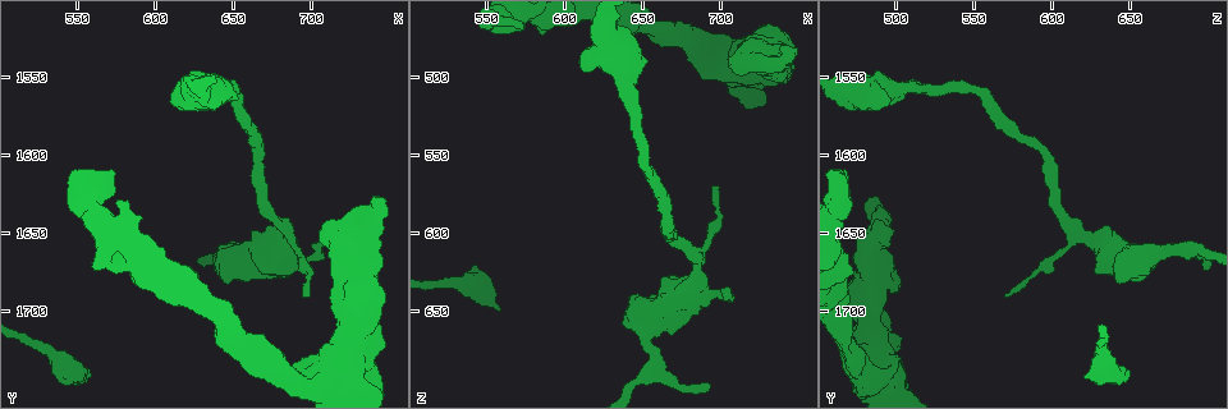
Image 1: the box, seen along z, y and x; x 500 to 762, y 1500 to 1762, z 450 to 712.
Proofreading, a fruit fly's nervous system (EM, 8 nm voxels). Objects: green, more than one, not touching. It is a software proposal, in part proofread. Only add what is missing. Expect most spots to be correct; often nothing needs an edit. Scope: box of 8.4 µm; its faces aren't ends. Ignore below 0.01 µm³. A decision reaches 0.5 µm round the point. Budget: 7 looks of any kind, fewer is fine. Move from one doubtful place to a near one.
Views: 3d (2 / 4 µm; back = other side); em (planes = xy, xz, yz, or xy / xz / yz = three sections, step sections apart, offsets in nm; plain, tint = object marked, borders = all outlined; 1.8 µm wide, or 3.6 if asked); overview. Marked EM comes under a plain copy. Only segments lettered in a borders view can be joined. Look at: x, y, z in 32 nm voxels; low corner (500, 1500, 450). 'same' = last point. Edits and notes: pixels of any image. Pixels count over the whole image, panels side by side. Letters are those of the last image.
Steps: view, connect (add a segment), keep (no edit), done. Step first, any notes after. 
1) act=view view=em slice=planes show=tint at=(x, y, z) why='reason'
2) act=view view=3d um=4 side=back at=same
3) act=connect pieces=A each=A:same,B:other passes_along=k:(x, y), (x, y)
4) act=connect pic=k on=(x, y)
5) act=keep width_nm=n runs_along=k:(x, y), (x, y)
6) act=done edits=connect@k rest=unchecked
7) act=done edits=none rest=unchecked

act=view view=em um=3.6 slice=planes show=borders at=(638, 1556, 504) why='thick turns thin'

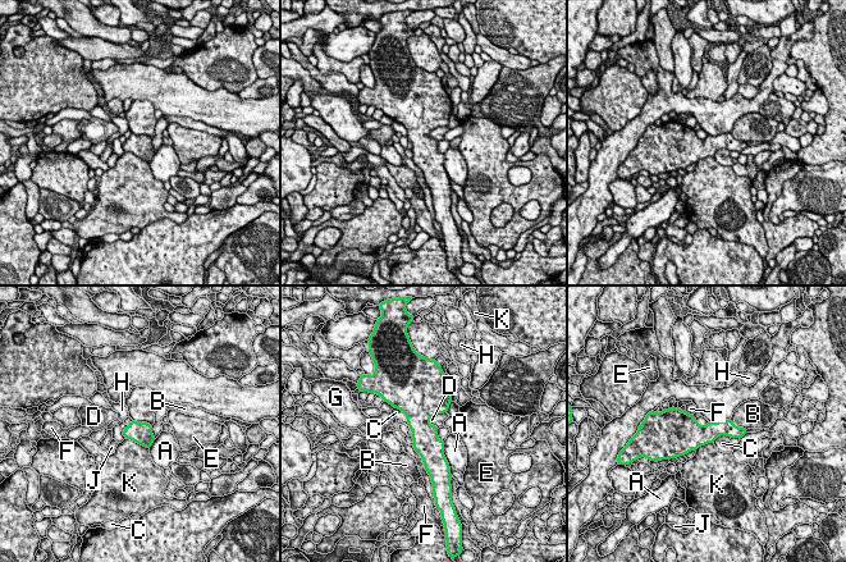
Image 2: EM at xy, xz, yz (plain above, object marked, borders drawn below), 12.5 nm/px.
act=keep each=A:other,B:other,C:other,D:other,E:other,F:other,G:other,H:other,J:other,K:other border=2:(446, 411), (435, 414), (428, 421) found='no lettered segment goes on from it'

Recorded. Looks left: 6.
act=view view=em um=3.6 slice=planes show=borders at=(726, 1708, 482) why='a fork'

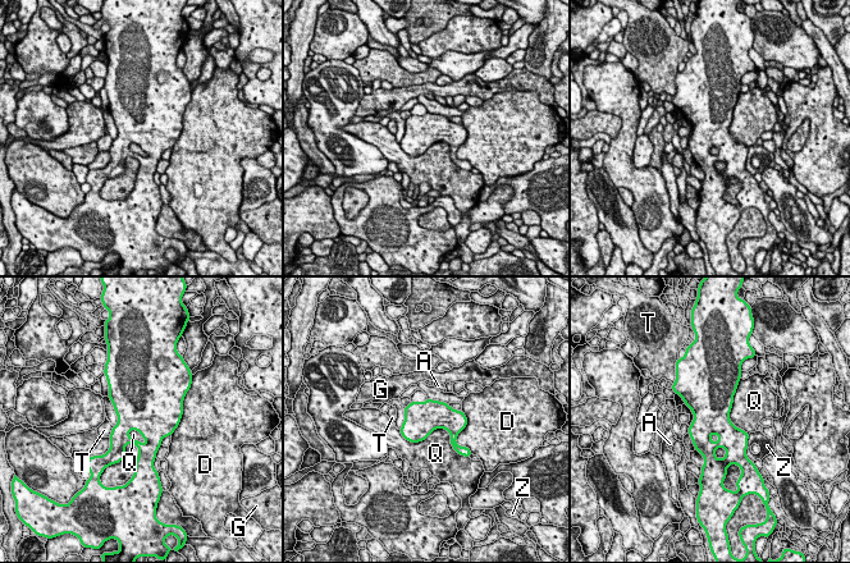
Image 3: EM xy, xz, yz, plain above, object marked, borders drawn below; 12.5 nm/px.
act=keep longest_contact=Q:800nm each=A:other,D:other,G:other,Q:other,T:other,Z:other border=3:(398, 430), (444, 429), (457, 452) found='none of them fits'

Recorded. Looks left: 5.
act=view view=em slice=xz step=4 show=tint at=(556, 1740, 650) why='free end'

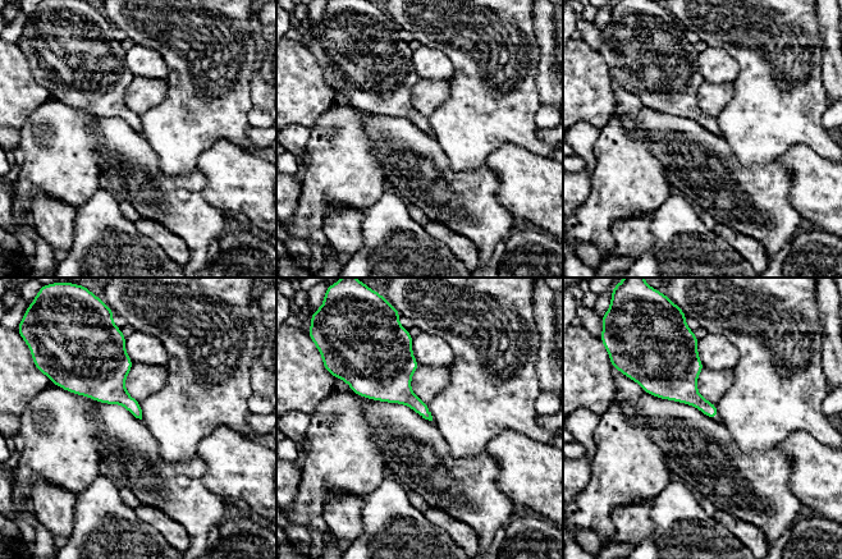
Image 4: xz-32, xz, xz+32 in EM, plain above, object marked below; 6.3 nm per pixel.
act=view view=em slice=planes show=borders at=same why='another direction'

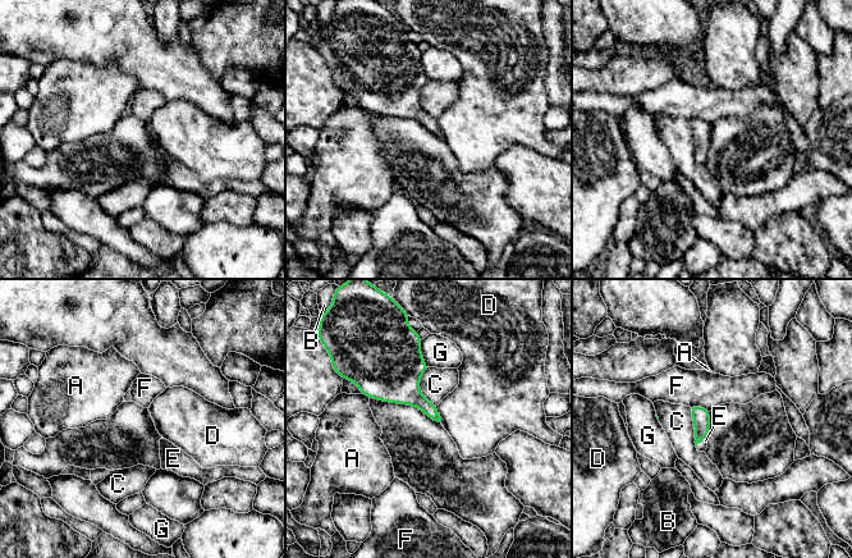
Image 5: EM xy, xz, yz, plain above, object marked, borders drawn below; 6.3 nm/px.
act=connect pieces=E each=A:other,B:other,C:other,D:other,E:same,F:other,G:other passes_along=5:(701, 416), (700, 442), (701, 447) found='it goes on there'

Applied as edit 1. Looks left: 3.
act=done edits=connect@5 rest=unchecked

